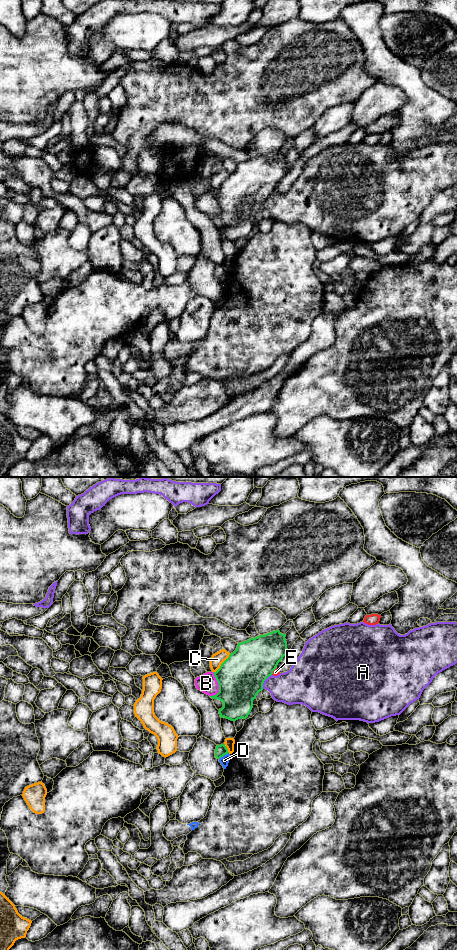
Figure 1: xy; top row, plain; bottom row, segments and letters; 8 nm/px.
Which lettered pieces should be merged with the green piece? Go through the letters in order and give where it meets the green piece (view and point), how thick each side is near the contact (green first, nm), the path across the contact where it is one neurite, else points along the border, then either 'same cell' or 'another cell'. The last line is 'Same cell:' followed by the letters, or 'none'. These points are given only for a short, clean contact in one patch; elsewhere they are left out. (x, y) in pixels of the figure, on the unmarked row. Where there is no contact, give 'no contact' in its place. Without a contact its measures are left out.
A: xy (264, 200) | 360/280 nm | another cell
B: xy (219, 206) | 360/160 nm | another cell
C: xy (221, 184) | 360/100 nm | another cell
D: xy (223, 275) | 90/70 nm | along xy (228, 272), (219, 279) | another cell
E: xy (273, 190) | 360/50 nm | along xy (276, 188), (271, 194) | another cell
Same cell: none

